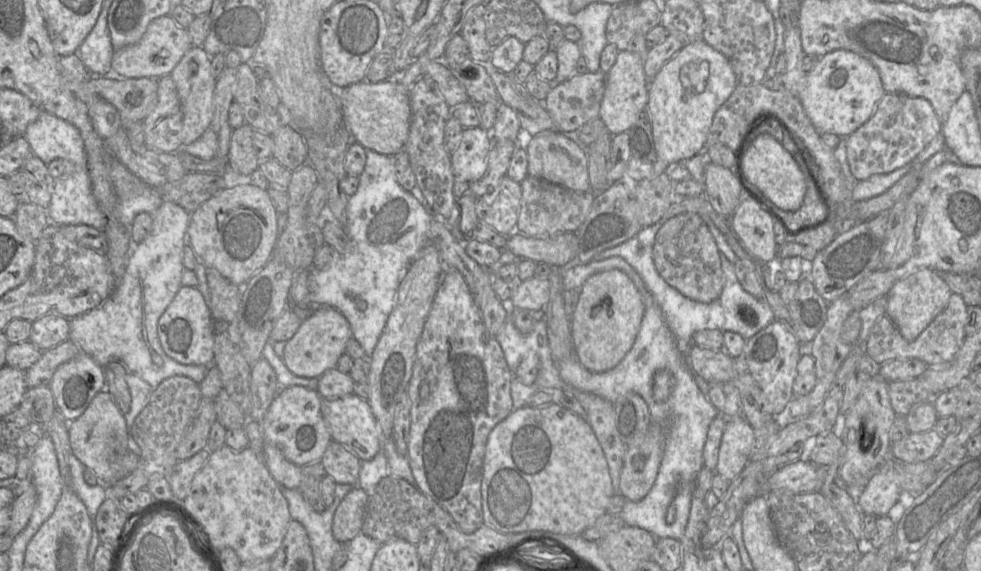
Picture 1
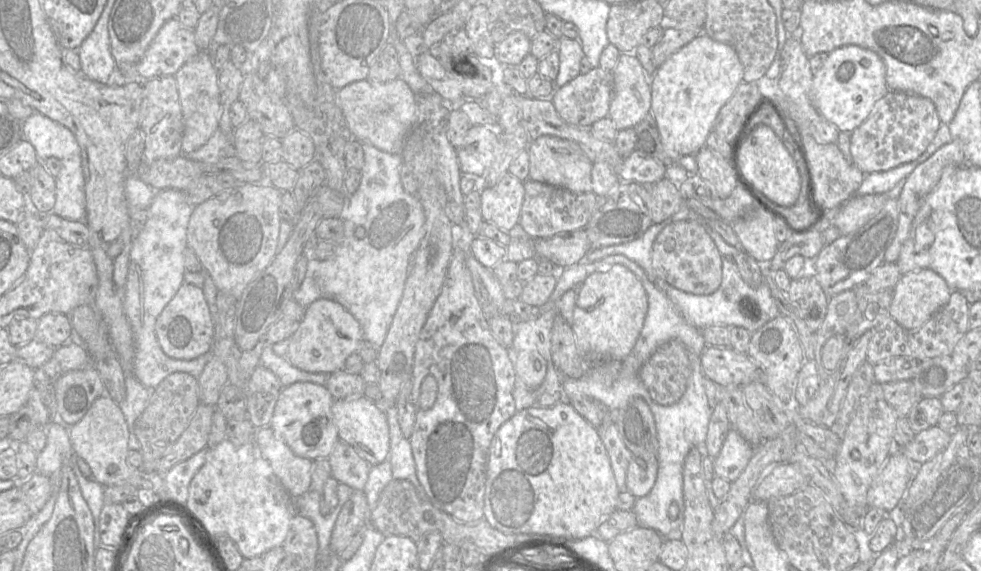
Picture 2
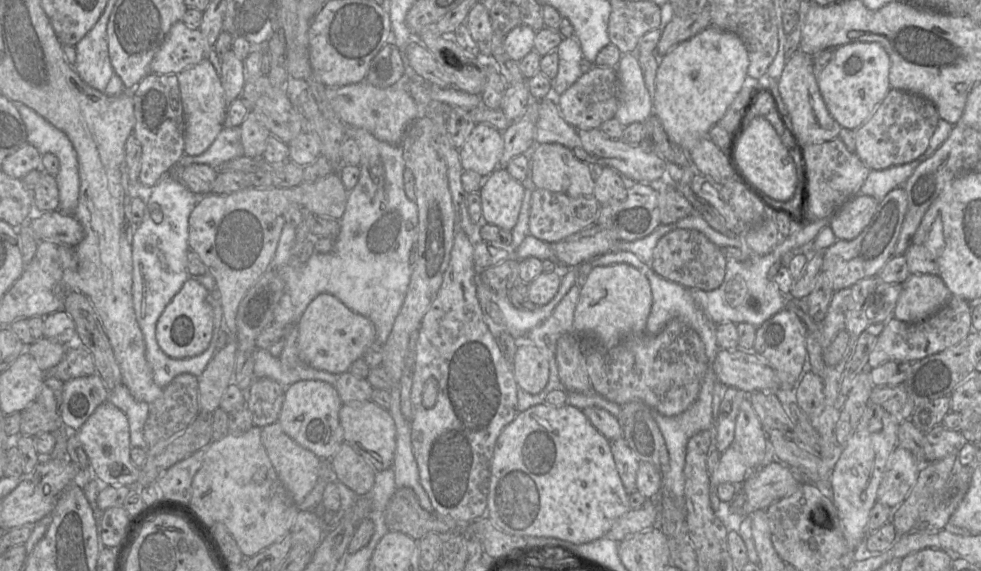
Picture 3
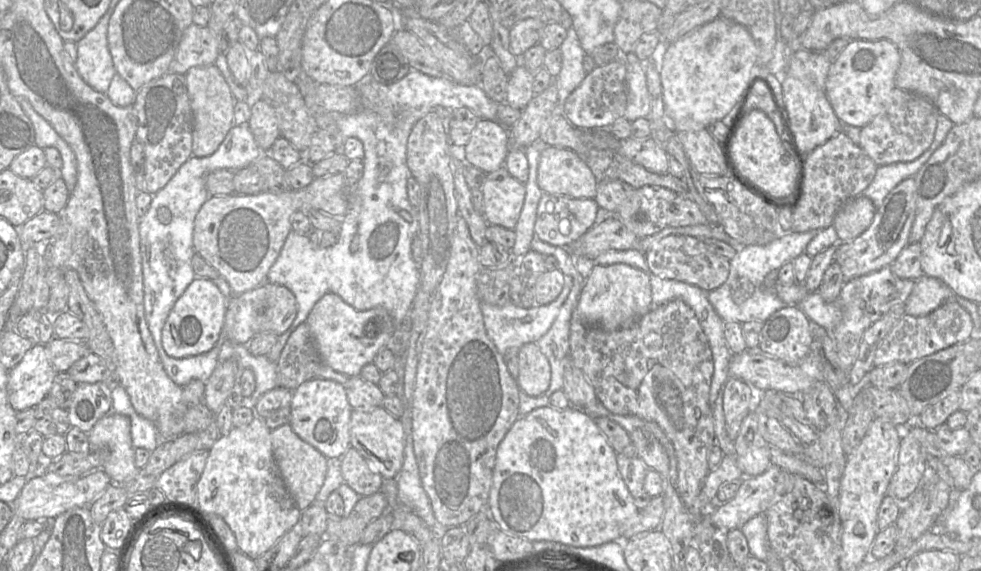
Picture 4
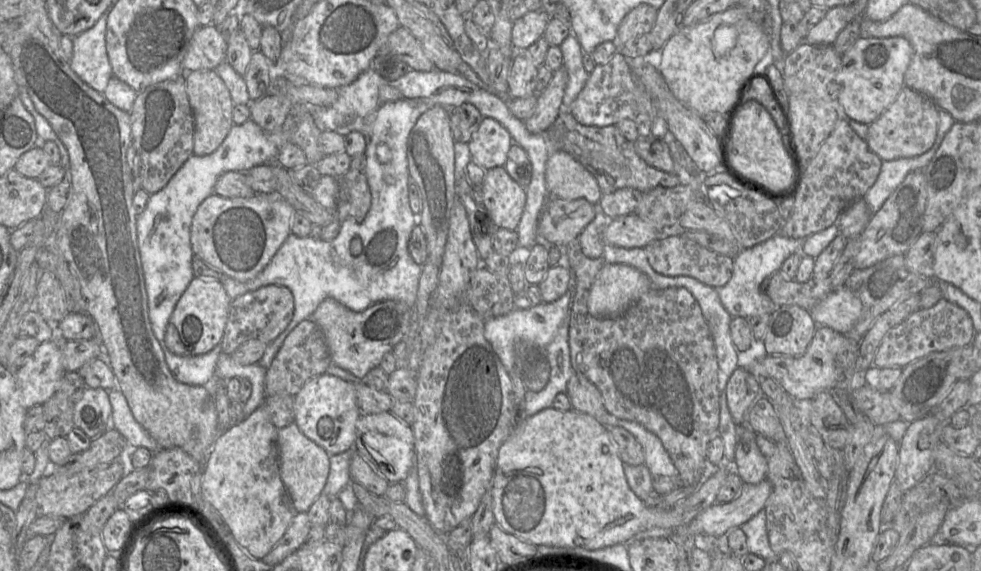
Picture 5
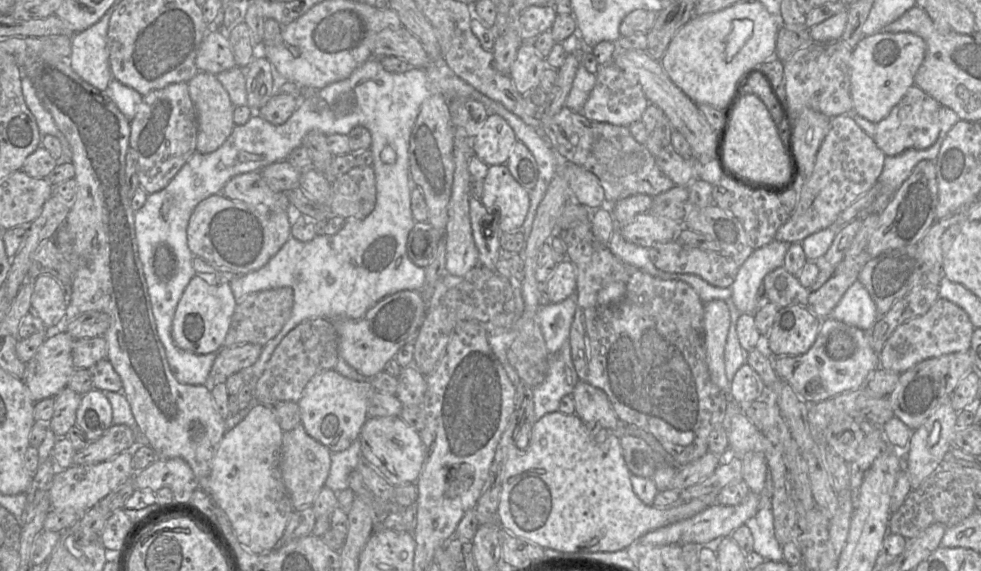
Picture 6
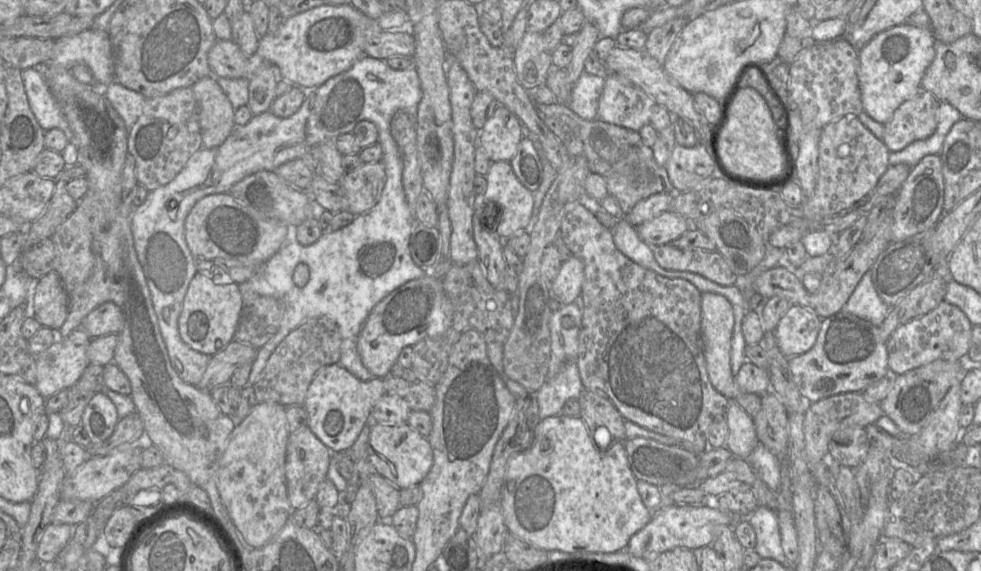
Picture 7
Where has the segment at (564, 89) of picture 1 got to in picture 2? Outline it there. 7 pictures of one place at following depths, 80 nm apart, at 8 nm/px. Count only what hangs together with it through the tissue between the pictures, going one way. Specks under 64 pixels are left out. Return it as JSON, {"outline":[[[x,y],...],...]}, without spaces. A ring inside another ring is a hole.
{"outline":[[[598,66],[586,74],[577,75],[565,85],[555,88],[550,99],[563,121],[577,127],[590,128],[594,122],[608,117],[611,96],[612,71],[604,70]]]}

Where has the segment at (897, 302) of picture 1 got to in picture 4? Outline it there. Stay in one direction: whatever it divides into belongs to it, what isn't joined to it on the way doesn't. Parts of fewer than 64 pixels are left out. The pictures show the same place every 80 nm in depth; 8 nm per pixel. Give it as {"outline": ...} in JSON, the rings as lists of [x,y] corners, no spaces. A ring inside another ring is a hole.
{"outline":[[[923,275],[915,280],[914,288],[904,302],[905,314],[928,315],[953,296],[951,289],[941,280]]]}

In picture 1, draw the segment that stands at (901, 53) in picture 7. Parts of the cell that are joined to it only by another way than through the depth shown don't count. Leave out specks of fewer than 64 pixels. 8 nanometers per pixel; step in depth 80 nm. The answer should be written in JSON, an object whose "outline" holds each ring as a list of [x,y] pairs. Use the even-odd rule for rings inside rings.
{"outline":[[[835,50],[824,55],[816,67],[807,73],[798,98],[820,136],[835,134],[839,137],[848,137],[872,117],[885,93],[877,69],[867,59],[851,51]]]}

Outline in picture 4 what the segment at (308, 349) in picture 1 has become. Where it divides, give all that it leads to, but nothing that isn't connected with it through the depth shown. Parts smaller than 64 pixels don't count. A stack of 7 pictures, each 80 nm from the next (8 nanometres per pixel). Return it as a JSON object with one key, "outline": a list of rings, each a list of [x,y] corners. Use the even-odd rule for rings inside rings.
{"outline":[[[326,293],[305,322],[323,364],[348,377],[359,376],[363,366],[372,363],[376,354],[388,345],[396,329],[386,309],[376,307],[358,311],[334,293]]]}

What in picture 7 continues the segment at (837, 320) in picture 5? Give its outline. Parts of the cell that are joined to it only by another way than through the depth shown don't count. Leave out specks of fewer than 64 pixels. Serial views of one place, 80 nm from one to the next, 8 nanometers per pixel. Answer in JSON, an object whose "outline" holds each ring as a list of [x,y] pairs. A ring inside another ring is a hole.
{"outline":[[[869,269],[863,275],[841,311],[870,321],[875,326],[880,326],[890,309],[891,307],[885,304],[877,294]]]}

